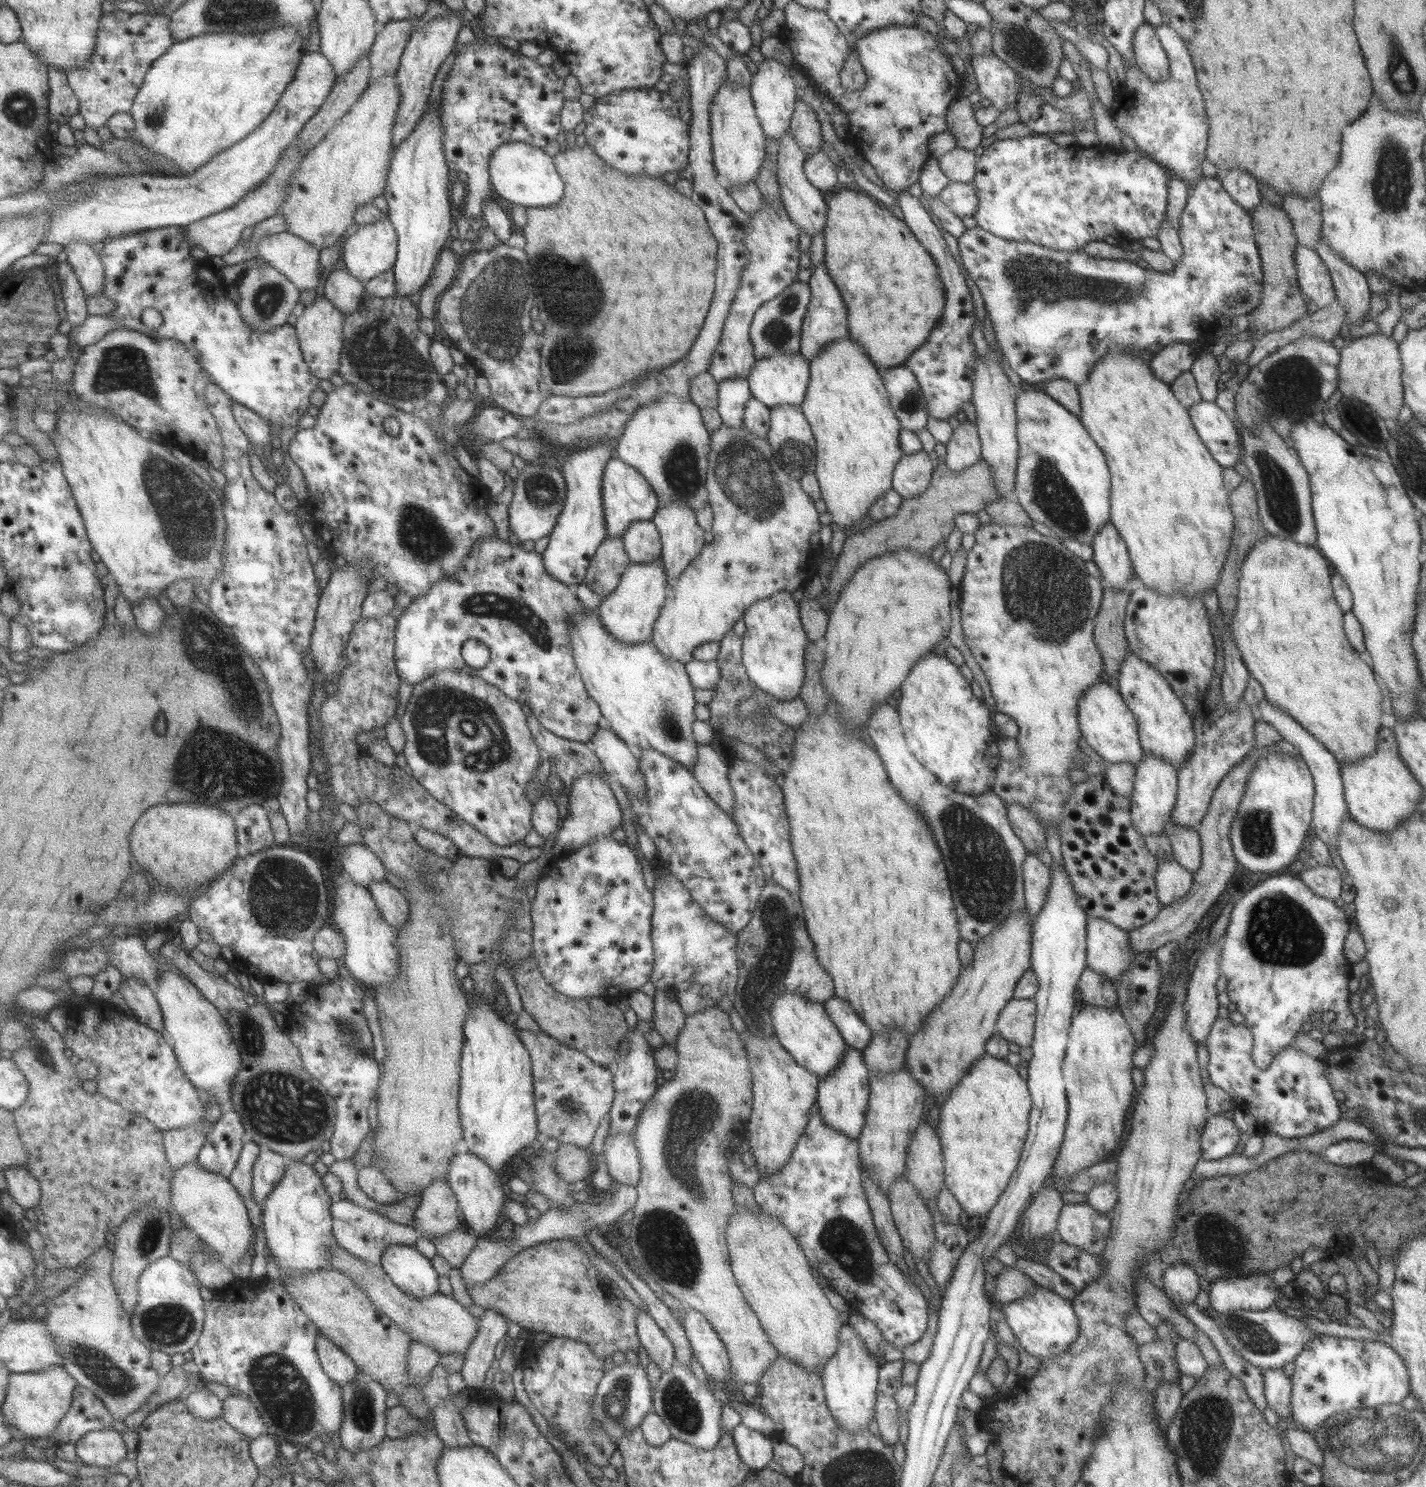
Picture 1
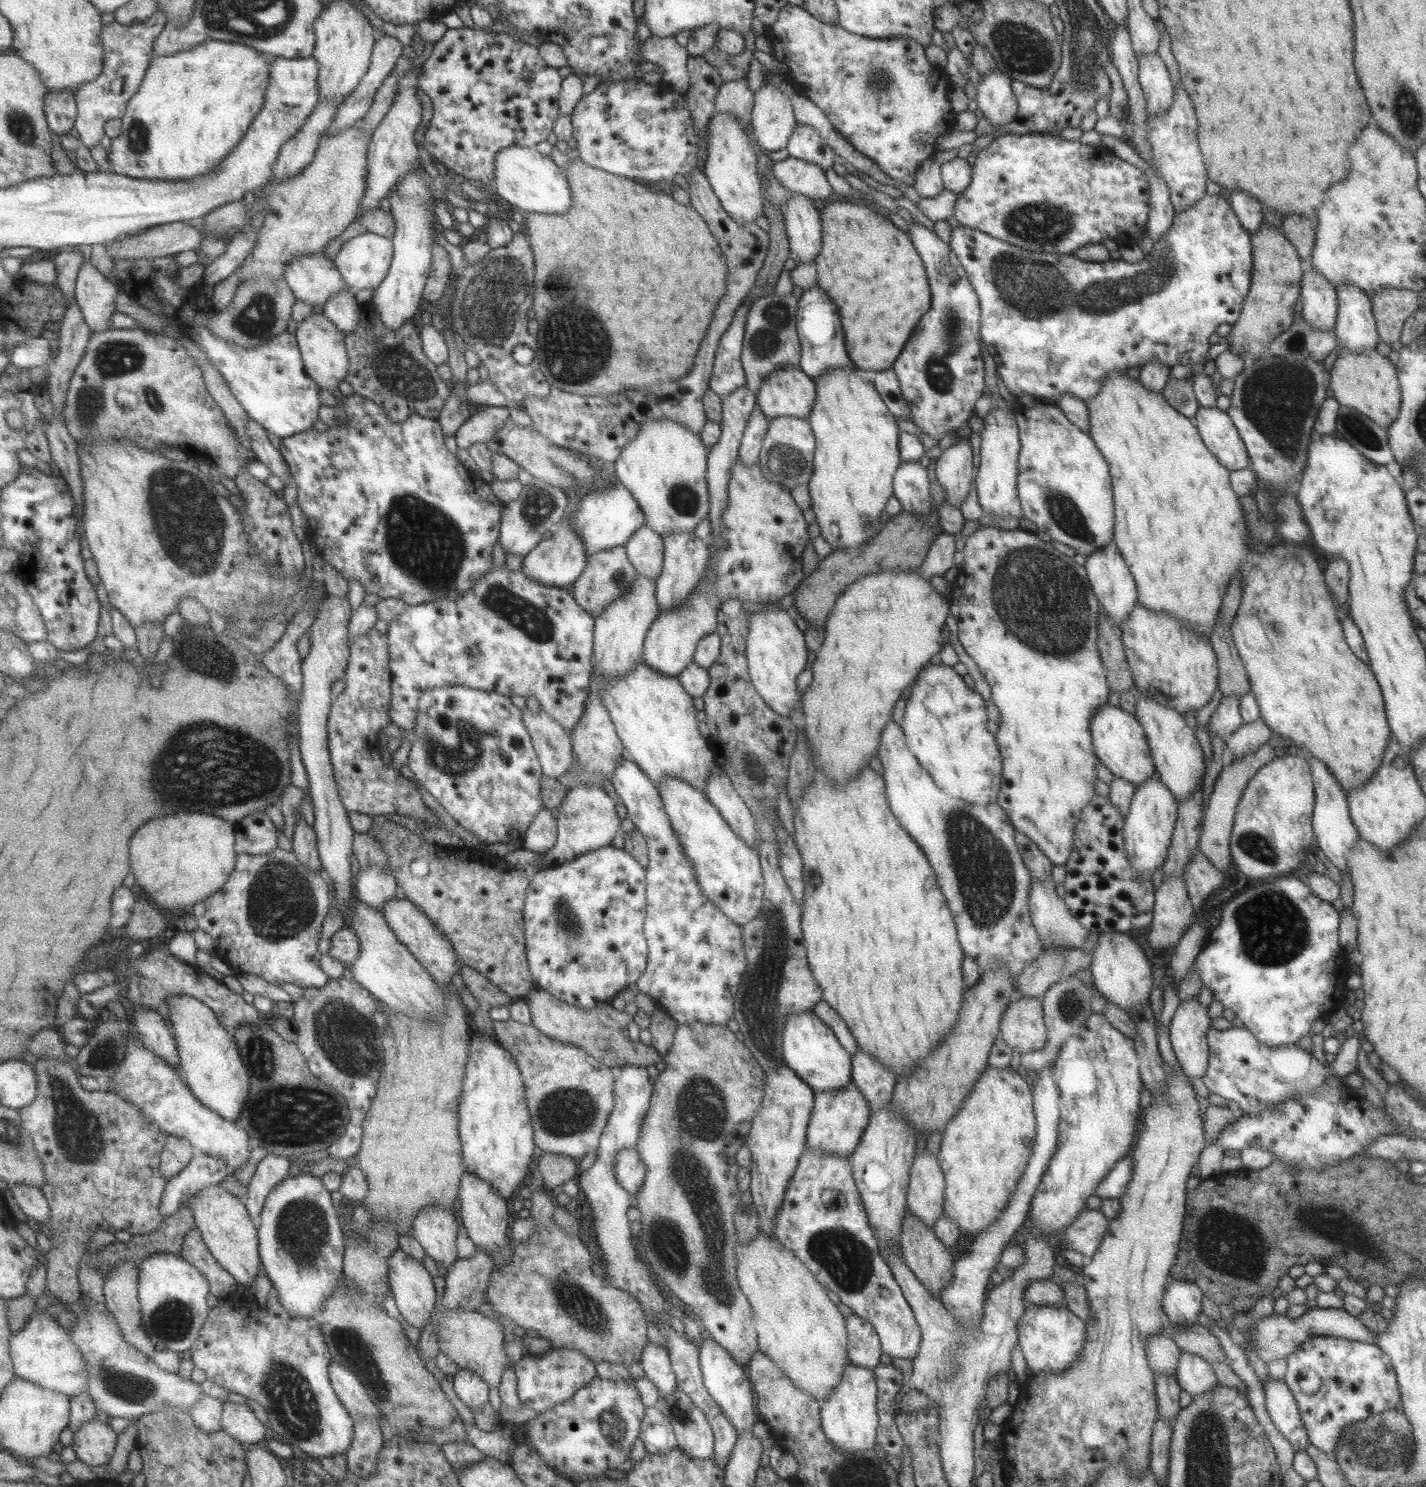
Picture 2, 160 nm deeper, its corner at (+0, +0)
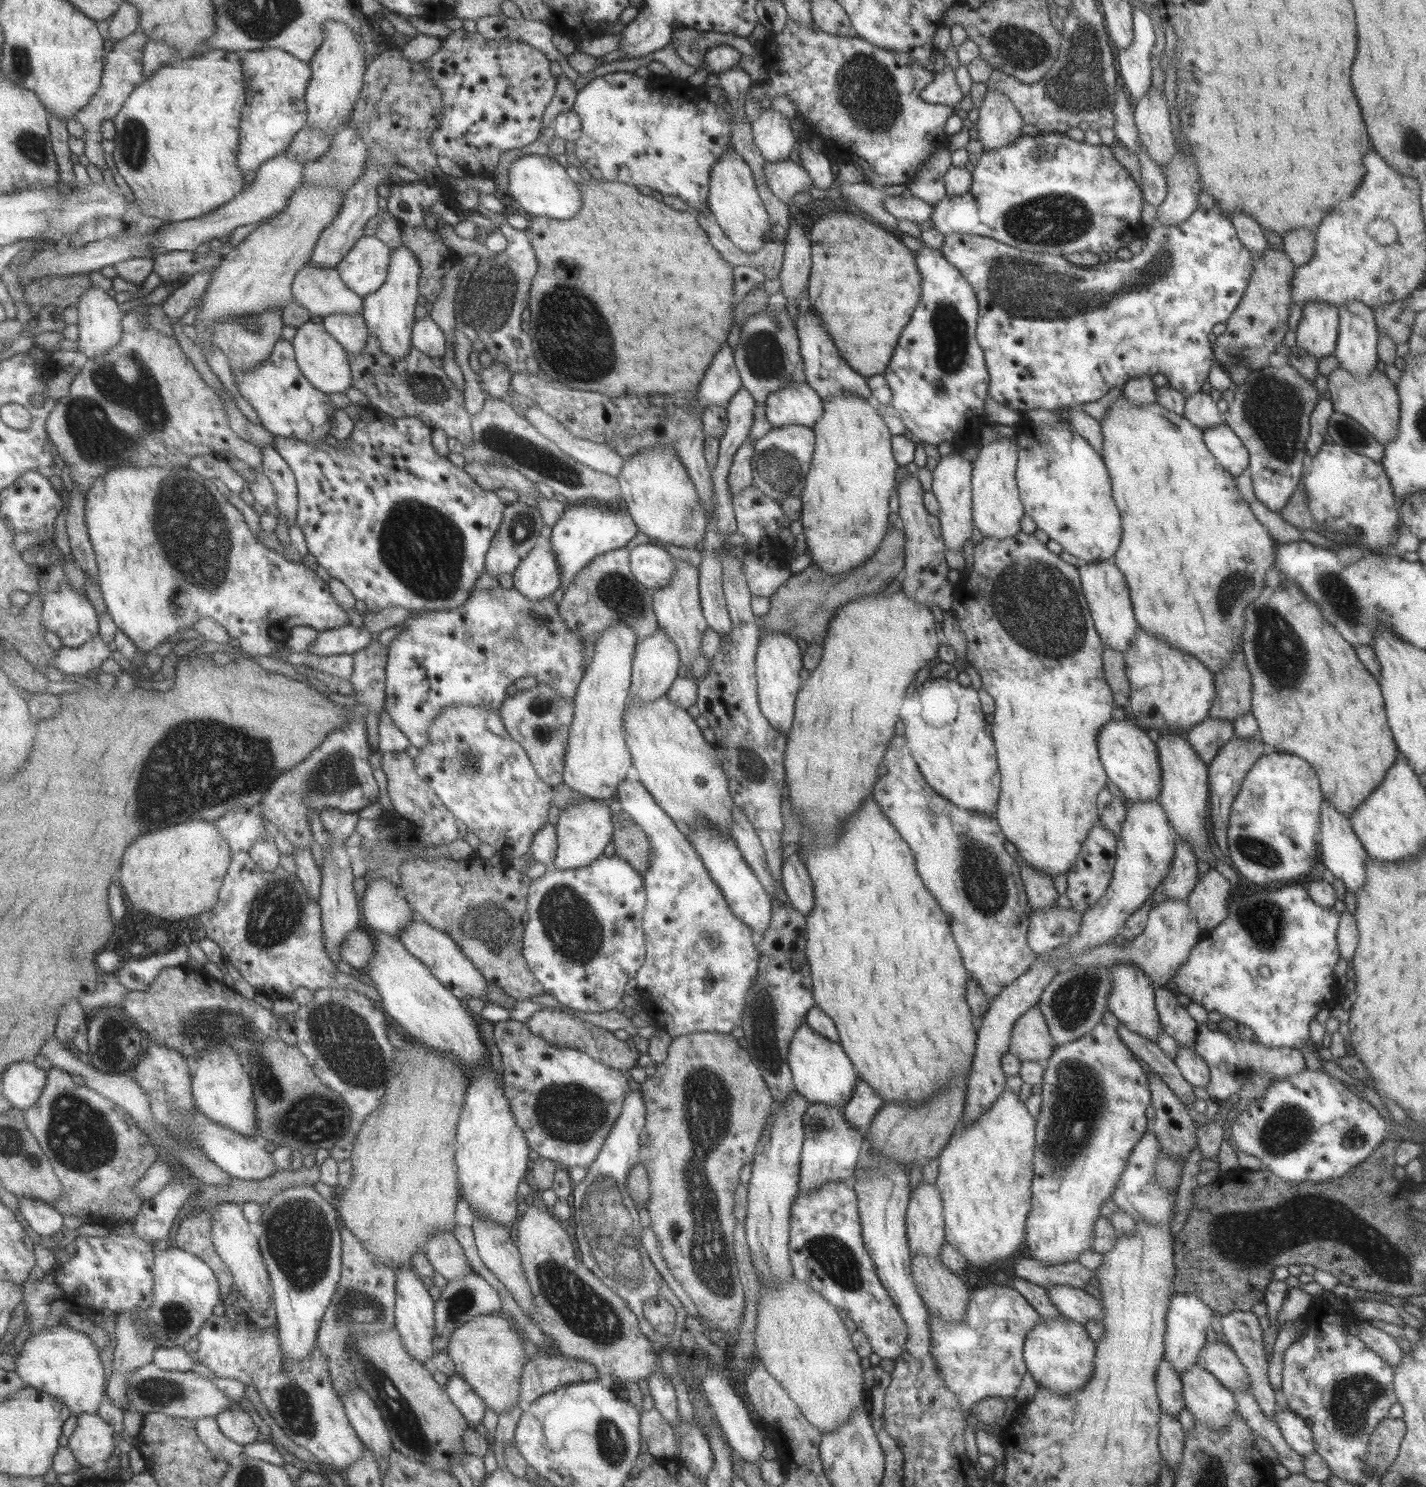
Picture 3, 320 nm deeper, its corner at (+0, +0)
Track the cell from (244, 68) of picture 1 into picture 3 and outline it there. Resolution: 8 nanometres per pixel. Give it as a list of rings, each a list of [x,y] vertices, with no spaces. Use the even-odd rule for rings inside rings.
[[[210,49],[201,55],[189,59],[176,59],[170,64],[165,64],[151,78],[145,79],[132,93],[131,97],[123,106],[123,110],[114,120],[118,136],[114,140],[116,148],[113,152],[113,158],[120,175],[130,185],[130,188],[137,190],[137,197],[140,197],[140,213],[144,218],[146,216],[155,216],[168,222],[177,222],[189,218],[199,218],[218,208],[229,204],[237,194],[243,192],[245,188],[245,178],[239,166],[240,143],[241,143],[241,118],[243,110],[247,103],[246,78],[242,69],[242,52],[233,52],[231,50]]]

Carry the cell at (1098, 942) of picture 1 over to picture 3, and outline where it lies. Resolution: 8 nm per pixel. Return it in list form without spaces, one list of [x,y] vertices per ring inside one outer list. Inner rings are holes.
[[[1118,962],[1113,966],[1107,966],[1107,968],[1112,976],[1112,987],[1107,999],[1109,1012],[1117,1018],[1120,1024],[1124,1024],[1135,1034],[1139,1034],[1149,1042],[1156,1043],[1155,1037],[1158,1028],[1160,1028],[1160,1020],[1154,1007],[1155,986],[1140,968],[1128,964],[1128,962]]]

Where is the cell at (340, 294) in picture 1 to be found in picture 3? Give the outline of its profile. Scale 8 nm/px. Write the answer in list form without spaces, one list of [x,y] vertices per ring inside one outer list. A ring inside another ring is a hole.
[[[333,314],[323,318],[326,329],[351,354],[358,354],[364,348],[368,330],[361,314],[347,316],[346,314]]]

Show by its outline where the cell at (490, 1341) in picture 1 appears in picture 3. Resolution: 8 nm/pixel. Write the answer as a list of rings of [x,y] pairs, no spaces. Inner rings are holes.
[[[457,1374],[447,1377],[443,1385],[450,1401],[459,1409],[469,1428],[481,1423],[486,1406],[483,1401],[468,1388],[466,1382]]]

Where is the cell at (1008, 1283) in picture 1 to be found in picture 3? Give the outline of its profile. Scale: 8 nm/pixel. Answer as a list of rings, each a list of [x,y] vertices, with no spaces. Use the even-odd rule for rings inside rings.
[[[1047,1286],[1053,1306],[1068,1320],[1085,1325],[1091,1320],[1104,1320],[1102,1302],[1084,1289],[1072,1286]]]

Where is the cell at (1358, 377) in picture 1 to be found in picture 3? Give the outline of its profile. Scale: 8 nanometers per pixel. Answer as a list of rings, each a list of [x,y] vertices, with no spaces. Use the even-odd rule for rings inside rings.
[[[1337,367],[1326,377],[1333,410],[1350,416],[1358,422],[1379,444],[1393,442],[1398,433],[1400,402],[1395,386],[1387,379],[1385,372],[1374,370],[1365,381],[1357,381],[1349,372]]]

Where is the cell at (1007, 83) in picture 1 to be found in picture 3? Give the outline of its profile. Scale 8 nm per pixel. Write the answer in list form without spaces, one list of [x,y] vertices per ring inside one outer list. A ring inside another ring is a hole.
[[[987,90],[977,110],[977,141],[983,145],[982,152],[1007,147],[1022,136],[1024,122],[1002,92]]]

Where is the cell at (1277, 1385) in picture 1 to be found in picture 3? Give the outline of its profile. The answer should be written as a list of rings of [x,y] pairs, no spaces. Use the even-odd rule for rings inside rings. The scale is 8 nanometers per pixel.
[[[1286,1408],[1281,1412],[1276,1410],[1271,1420],[1279,1427],[1282,1437],[1293,1452],[1302,1457],[1314,1452],[1312,1432],[1303,1418]]]

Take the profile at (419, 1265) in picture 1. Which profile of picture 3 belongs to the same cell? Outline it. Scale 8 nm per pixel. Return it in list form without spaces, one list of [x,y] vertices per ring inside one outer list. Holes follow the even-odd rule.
[[[395,1268],[396,1300],[394,1309],[394,1329],[400,1334],[401,1343],[409,1352],[409,1356],[423,1365],[430,1367],[432,1356],[437,1352],[433,1348],[434,1301],[429,1297],[427,1289],[411,1268]]]

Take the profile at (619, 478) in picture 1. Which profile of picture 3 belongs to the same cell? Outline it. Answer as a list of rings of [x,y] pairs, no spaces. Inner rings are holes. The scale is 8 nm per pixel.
[[[595,503],[575,504],[572,508],[565,508],[559,519],[550,528],[550,537],[546,542],[550,543],[550,552],[554,555],[554,562],[558,566],[561,590],[565,588],[565,584],[571,583],[580,569],[589,564],[593,558],[608,550],[625,547],[627,542],[638,532],[624,505],[602,506]]]

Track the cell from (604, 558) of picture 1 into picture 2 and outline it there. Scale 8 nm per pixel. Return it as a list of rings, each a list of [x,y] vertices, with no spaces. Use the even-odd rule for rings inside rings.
[[[614,546],[607,550],[595,552],[586,558],[583,570],[577,575],[577,580],[573,582],[571,597],[577,606],[595,619],[605,611],[605,607],[609,607],[611,602],[627,595],[636,575],[636,570],[629,562],[624,546]]]

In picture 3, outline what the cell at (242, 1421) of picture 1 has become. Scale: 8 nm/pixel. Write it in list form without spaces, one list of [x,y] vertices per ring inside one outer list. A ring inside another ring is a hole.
[[[238,1403],[232,1408],[217,1415],[221,1430],[235,1442],[245,1446],[253,1444],[259,1438],[259,1426],[253,1422],[253,1418],[242,1410]]]

